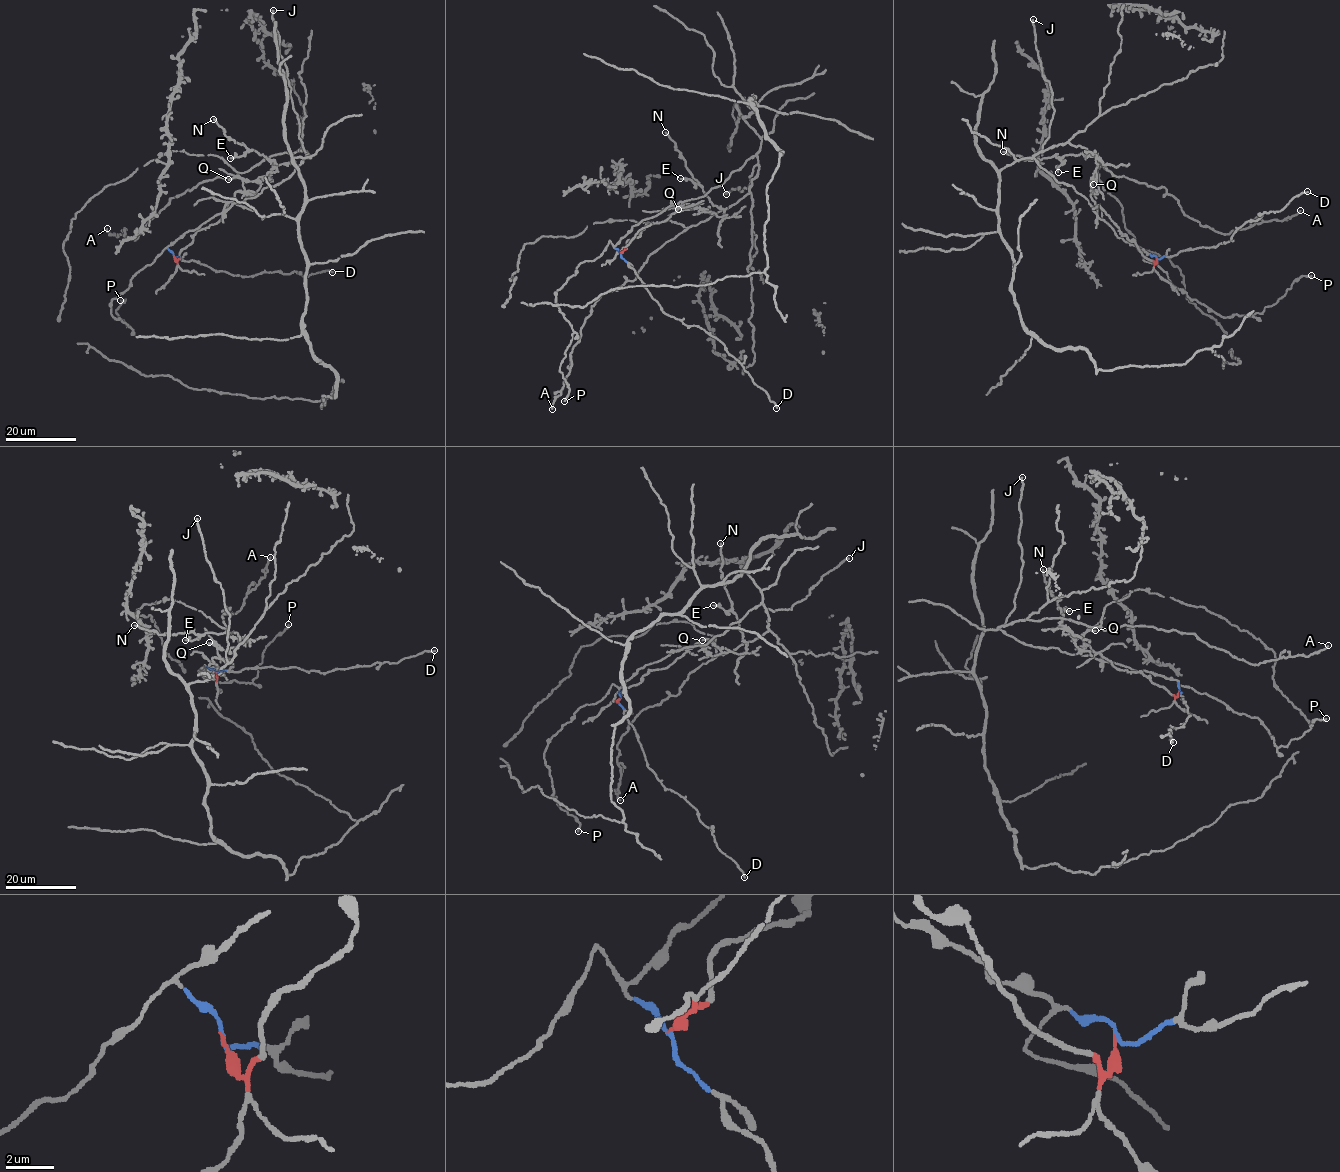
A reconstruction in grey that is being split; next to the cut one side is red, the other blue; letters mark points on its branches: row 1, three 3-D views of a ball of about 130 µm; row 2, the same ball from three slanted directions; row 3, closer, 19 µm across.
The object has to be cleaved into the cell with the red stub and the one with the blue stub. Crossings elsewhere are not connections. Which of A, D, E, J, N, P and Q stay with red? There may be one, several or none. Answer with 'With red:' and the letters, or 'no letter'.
With red: E, N, Q

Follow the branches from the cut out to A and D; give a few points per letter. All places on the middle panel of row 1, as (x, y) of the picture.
A: (620, 253), (613, 246), (632, 226), (703, 196), (755, 155), (749, 192), (667, 241), (591, 307), (552, 409)
D: (620, 253), (663, 311), (688, 325), (698, 325), (718, 338), (777, 408)

